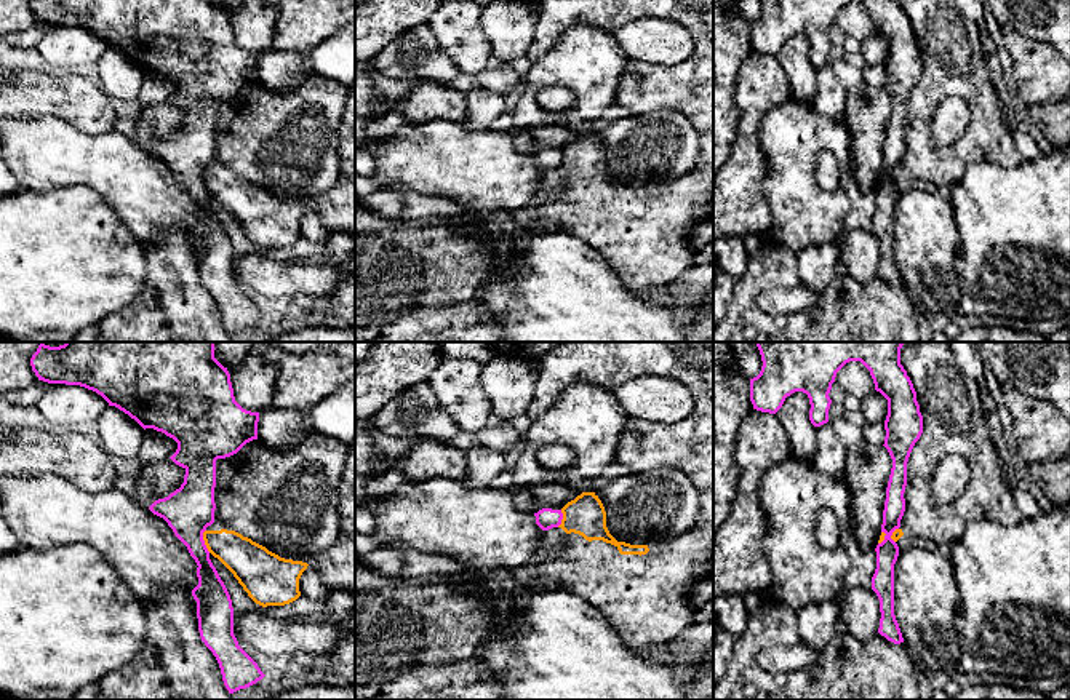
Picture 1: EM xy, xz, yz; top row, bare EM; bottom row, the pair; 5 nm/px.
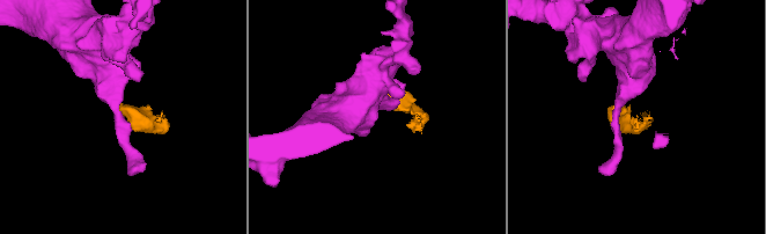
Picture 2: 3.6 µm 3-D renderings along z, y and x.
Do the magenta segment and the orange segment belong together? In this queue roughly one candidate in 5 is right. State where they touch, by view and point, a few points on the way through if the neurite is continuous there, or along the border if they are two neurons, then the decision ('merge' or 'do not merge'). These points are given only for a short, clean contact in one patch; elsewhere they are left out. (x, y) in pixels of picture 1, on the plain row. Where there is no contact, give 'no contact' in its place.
xy (203, 182) | do not merge

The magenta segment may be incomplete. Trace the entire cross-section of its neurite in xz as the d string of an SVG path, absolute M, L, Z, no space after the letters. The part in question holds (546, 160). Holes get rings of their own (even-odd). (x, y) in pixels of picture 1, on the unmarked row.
M542 150L537 155L534 155L534 158L536 158L536 166L542 173L558 169L561 166L561 161L563 161L561 152L552 152L552 150Z

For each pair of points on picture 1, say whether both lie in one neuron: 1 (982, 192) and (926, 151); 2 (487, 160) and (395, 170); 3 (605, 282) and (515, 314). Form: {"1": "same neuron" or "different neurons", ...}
{"1": "different neurons", "2": "same neuron", "3": "same neuron"}

